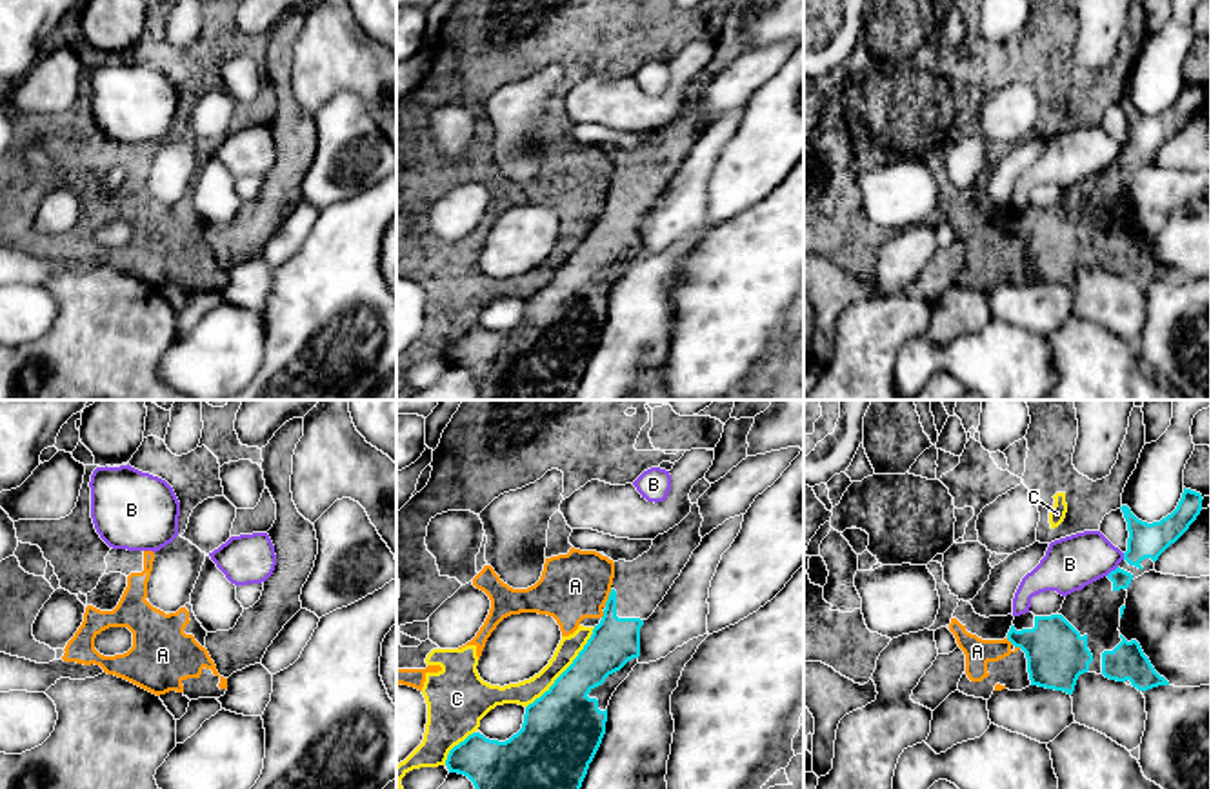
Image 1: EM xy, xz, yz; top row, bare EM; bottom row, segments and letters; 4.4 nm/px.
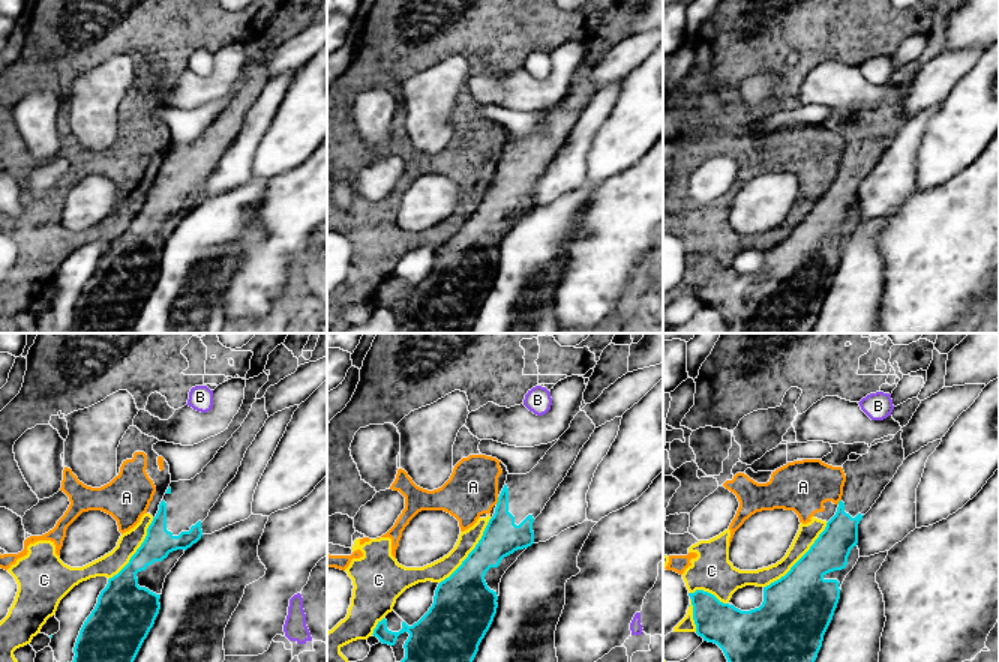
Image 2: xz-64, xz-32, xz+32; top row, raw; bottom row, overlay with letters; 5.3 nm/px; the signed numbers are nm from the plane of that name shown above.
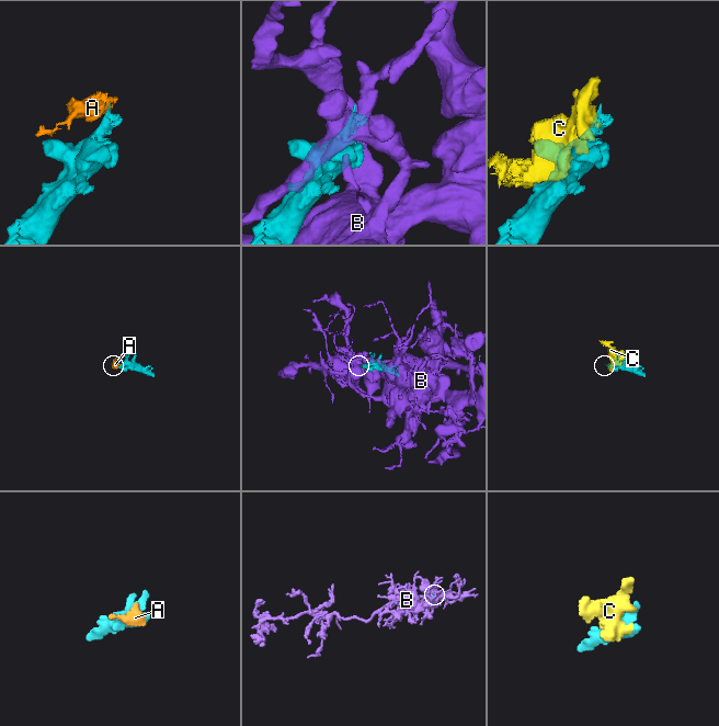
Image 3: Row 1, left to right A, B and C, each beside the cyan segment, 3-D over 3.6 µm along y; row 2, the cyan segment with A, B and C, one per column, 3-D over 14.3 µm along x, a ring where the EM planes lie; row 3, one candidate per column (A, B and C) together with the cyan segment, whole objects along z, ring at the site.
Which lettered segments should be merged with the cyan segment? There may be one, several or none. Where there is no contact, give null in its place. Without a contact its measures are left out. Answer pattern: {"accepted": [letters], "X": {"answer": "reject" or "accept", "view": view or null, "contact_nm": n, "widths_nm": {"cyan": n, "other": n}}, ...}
{"accepted": [], "A": {"answer": "reject", "view": "xz", "contact_nm": 90, "widths_nm": {"cyan": 220, "other": 300}}, "B": {"answer": "reject", "view": "yz", "contact_nm": 70, "widths_nm": {"cyan": 90, "other": 240}}, "C": {"answer": "reject", "view": "xz", "contact_nm": 480, "widths_nm": {"cyan": 340, "other": 110}}}

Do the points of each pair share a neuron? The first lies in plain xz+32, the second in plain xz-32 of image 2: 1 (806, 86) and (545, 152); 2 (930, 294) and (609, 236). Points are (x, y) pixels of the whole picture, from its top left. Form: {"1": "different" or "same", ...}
{"1": "different", "2": "same"}

